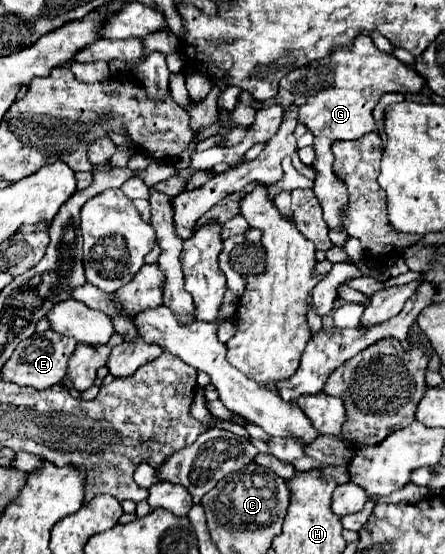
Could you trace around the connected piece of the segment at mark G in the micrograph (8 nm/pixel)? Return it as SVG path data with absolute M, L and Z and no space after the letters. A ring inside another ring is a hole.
M360 34L352 48L334 50L330 56L296 68L280 80L280 90L274 102L282 104L284 110L290 104L300 104L300 122L304 122L314 134L316 160L312 166L318 170L318 178L314 181L313 190L322 204L323 218L330 228L344 230L342 214L348 206L346 182L334 174L334 156L330 154L332 142L354 140L374 132L376 120L372 110L384 94L420 94L424 86L424 78L412 66L400 62L394 54L378 50L368 34Z

